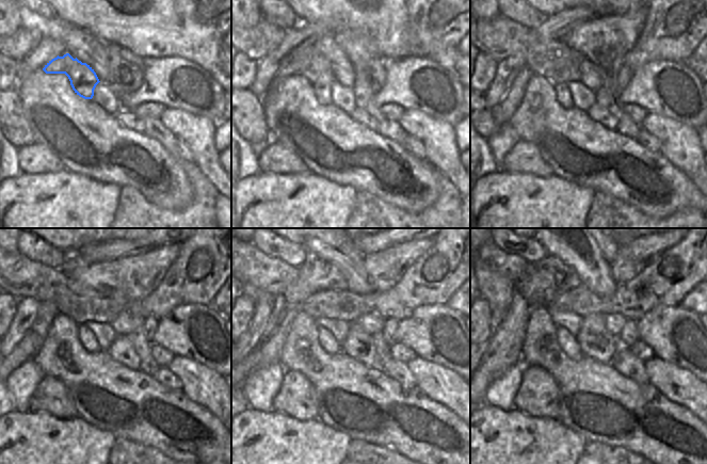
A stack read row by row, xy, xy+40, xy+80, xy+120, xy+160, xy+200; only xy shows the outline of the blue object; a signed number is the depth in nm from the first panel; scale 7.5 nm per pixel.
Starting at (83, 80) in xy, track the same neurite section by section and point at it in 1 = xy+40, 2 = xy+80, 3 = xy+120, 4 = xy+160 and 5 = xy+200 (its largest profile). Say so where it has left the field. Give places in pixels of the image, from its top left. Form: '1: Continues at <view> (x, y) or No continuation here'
1: Continues at xy+40 (321, 88)
2: Continues at xy+80 (563, 95)
3: Continues at xy+120 (86, 338)
4: Continues at xy+160 (327, 341)
5: Continues at xy+200 (567, 342).

